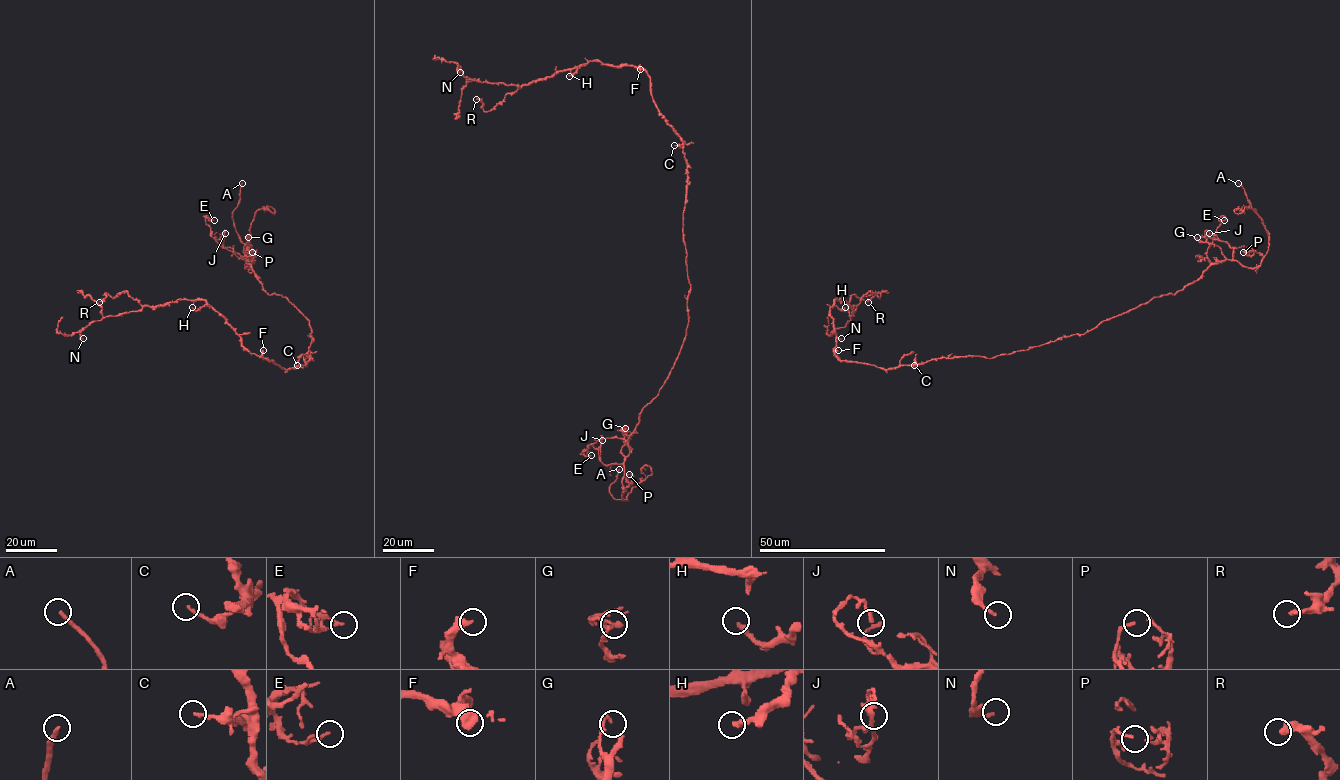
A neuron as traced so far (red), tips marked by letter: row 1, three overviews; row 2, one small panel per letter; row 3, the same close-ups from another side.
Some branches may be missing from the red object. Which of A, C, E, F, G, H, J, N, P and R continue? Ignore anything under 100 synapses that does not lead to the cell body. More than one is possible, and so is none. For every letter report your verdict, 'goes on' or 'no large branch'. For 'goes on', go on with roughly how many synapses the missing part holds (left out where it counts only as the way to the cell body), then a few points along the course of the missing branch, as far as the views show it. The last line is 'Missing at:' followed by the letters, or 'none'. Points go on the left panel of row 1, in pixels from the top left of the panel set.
A: goes on; course (242, 183), (246, 176), (239, 165), (248, 151)
C: no large branch
E: no large branch
F: no large branch
G: no large branch
H: no large branch
J: no large branch
N: no large branch
P: no large branch
R: no large branch
Missing at: A

